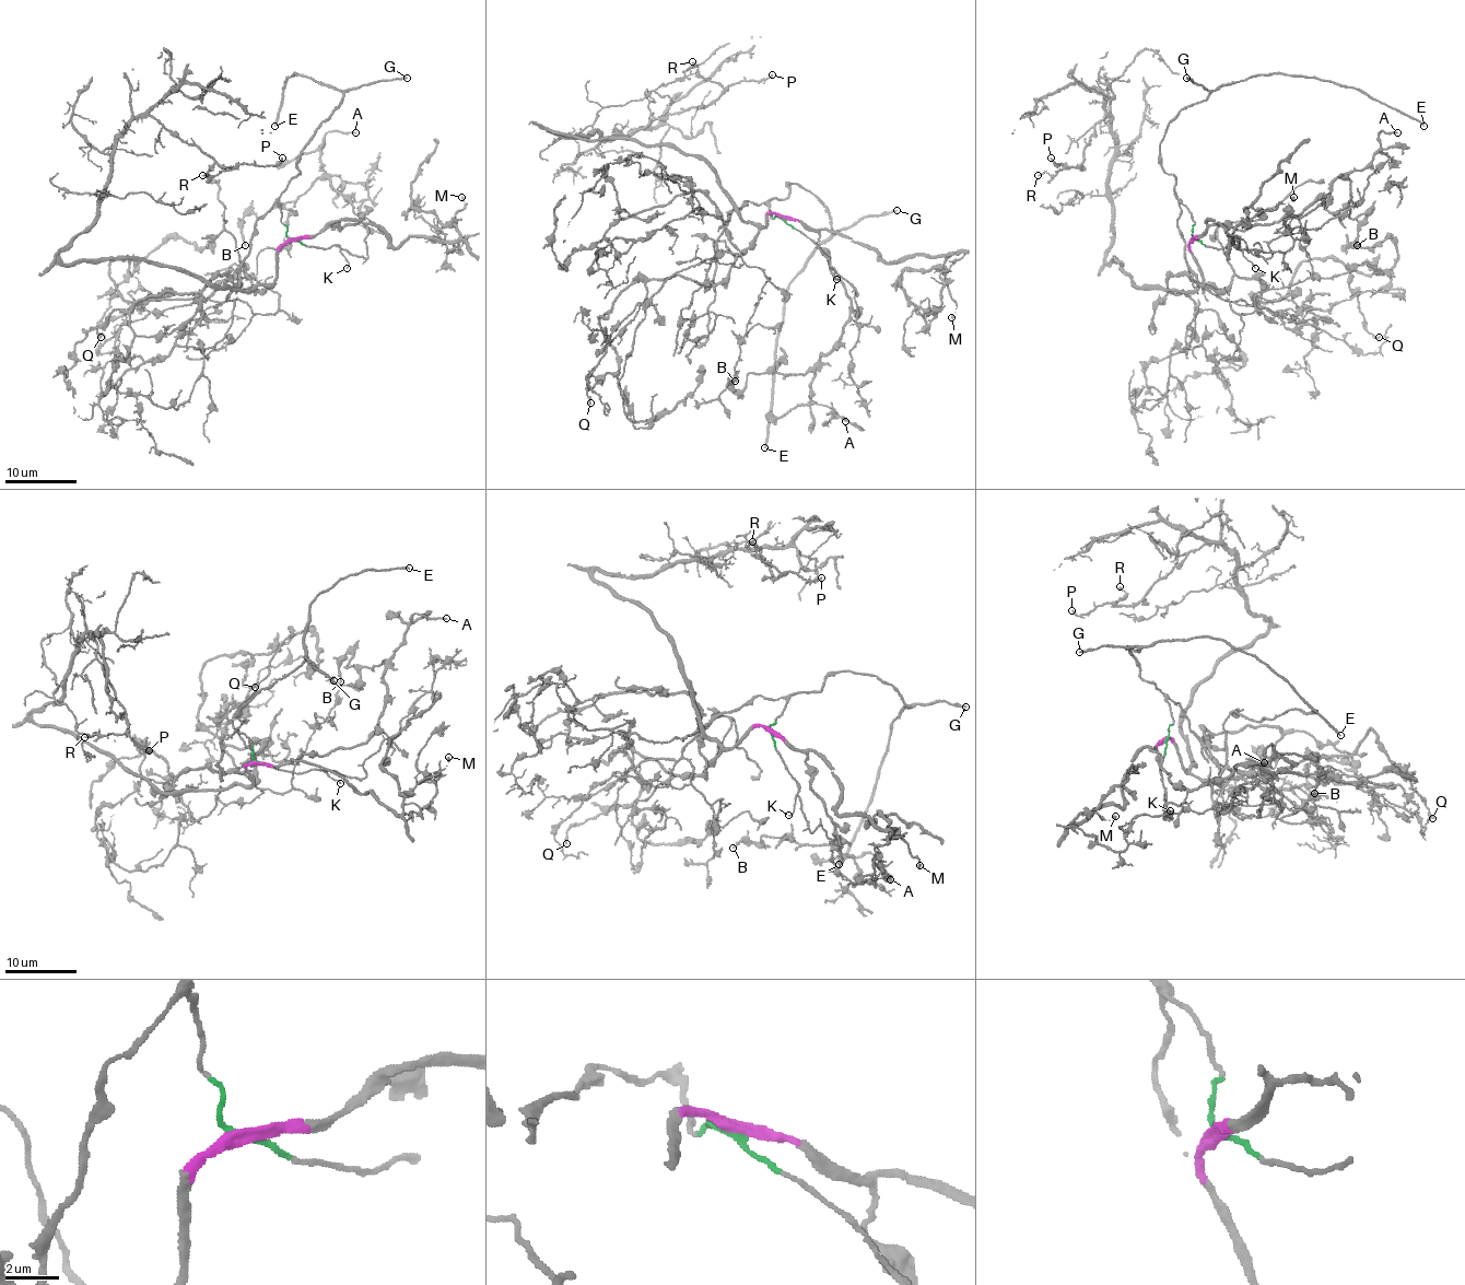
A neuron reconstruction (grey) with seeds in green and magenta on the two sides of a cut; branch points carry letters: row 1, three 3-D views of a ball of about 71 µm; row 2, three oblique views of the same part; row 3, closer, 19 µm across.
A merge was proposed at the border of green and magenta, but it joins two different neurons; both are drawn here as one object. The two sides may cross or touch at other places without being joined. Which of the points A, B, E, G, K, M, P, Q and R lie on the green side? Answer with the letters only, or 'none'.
E, G, K

